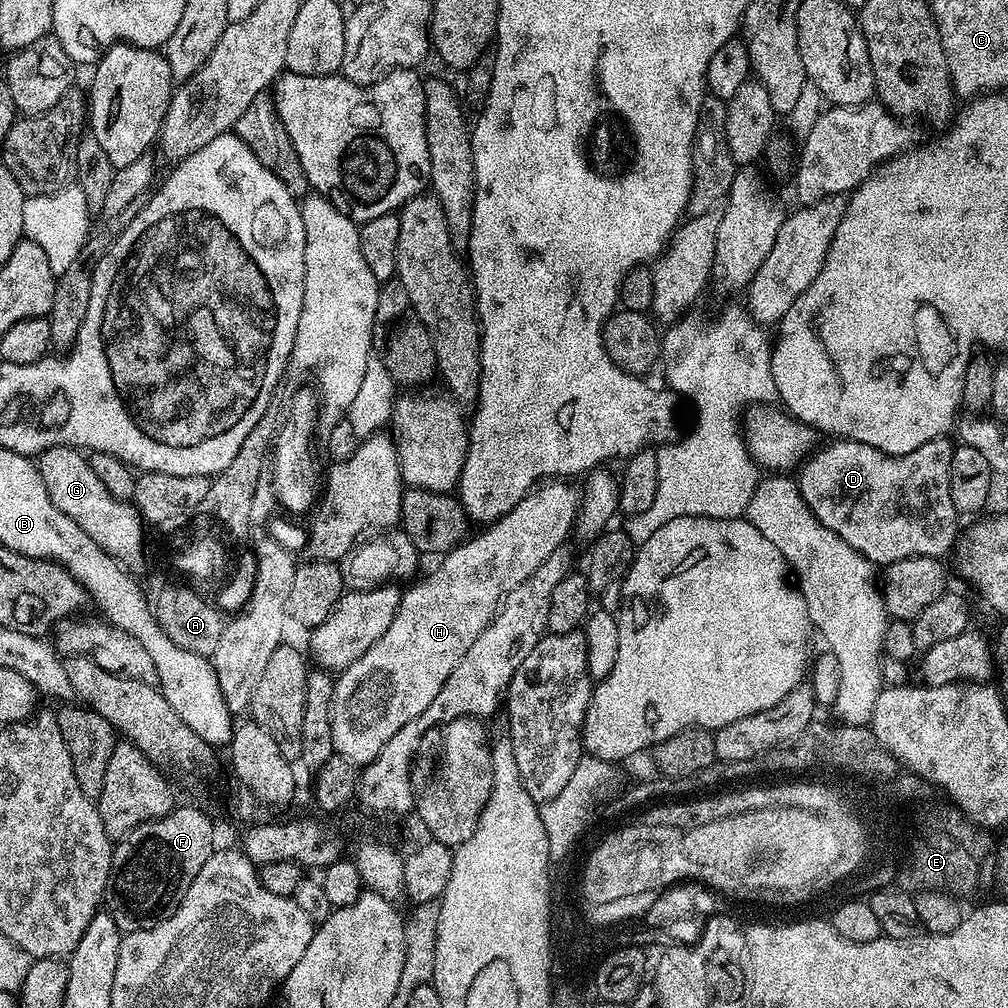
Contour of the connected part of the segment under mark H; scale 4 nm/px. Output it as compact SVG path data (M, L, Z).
M541 483L539 487L520 500L518 506L514 506L514 510L510 510L496 523L487 525L481 531L484 533L477 540L468 538L465 539L463 544L456 545L451 552L441 559L444 561L425 580L417 579L411 585L413 588L401 595L400 605L394 614L394 622L390 622L386 634L382 634L382 638L378 638L378 642L374 642L374 646L370 646L370 650L366 650L366 654L362 654L362 658L358 658L358 662L354 662L335 677L334 698L330 706L330 738L332 739L335 755L344 756L357 766L369 764L371 760L378 758L378 750L382 750L382 746L386 746L386 742L390 742L390 738L394 738L394 734L398 734L398 730L402 730L402 726L406 726L406 722L418 718L422 714L422 710L426 710L426 706L430 706L430 702L434 702L434 697L438 694L438 690L442 690L442 686L446 686L446 678L450 678L450 674L454 674L454 666L458 666L458 662L462 662L462 654L466 654L466 650L470 650L470 646L474 646L474 638L478 638L478 634L482 634L482 630L486 630L486 626L495 616L496 610L500 606L500 601L503 600L505 594L510 590L514 590L514 586L526 582L526 578L530 578L530 574L534 574L534 570L538 570L538 566L542 566L542 562L546 562L546 558L550 558L550 554L554 554L554 550L565 547L567 540L564 539L567 538L568 532L570 536L573 531L576 514L580 510L582 499L581 493L577 489L575 492L568 484L571 483Z

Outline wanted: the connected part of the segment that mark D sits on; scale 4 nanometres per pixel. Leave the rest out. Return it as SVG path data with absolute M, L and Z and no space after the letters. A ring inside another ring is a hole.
M947 435L939 436L926 442L926 446L901 456L891 456L862 442L833 439L824 449L813 451L800 465L800 497L822 526L834 530L842 542L850 542L850 546L854 546L854 550L858 550L858 554L866 557L873 566L883 566L911 556L947 557L947 552L949 555L953 551L958 539L958 514L954 510L954 501L950 499L950 462L954 444L948 439Z

